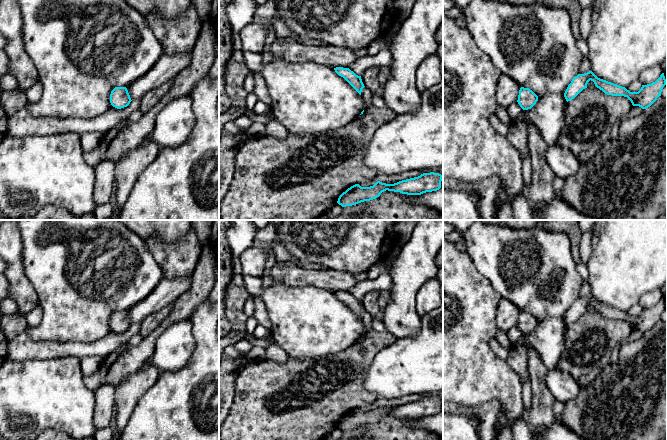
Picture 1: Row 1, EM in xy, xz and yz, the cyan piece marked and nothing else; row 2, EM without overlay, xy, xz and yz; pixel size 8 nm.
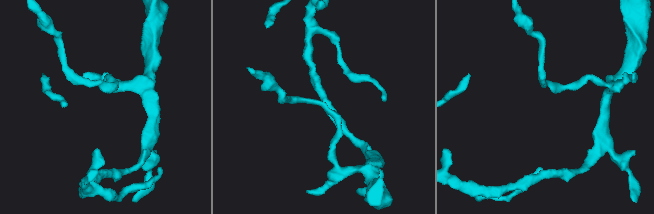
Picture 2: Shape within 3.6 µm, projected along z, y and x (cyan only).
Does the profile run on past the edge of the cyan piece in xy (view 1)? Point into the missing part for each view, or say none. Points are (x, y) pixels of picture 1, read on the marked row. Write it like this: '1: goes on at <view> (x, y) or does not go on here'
1: does not go on here

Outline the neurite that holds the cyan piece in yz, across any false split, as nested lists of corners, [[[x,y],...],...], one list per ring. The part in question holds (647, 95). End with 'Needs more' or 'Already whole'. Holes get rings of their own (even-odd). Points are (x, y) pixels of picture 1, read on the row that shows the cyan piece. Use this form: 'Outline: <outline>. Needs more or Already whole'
Outline: [[[589,71],[578,74],[572,79],[564,93],[566,101],[574,99],[583,89],[587,88],[590,80],[605,94],[627,97],[633,106],[639,106],[642,109],[650,107],[661,96],[663,87],[667,85],[664,73],[662,73],[655,82],[642,85],[638,92],[630,92],[625,87],[600,79],[592,71]]]. Already whole

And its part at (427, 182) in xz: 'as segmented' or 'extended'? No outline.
as segmented

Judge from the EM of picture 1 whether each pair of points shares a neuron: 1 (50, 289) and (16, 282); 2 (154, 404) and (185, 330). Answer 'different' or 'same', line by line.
1: different
2: different

